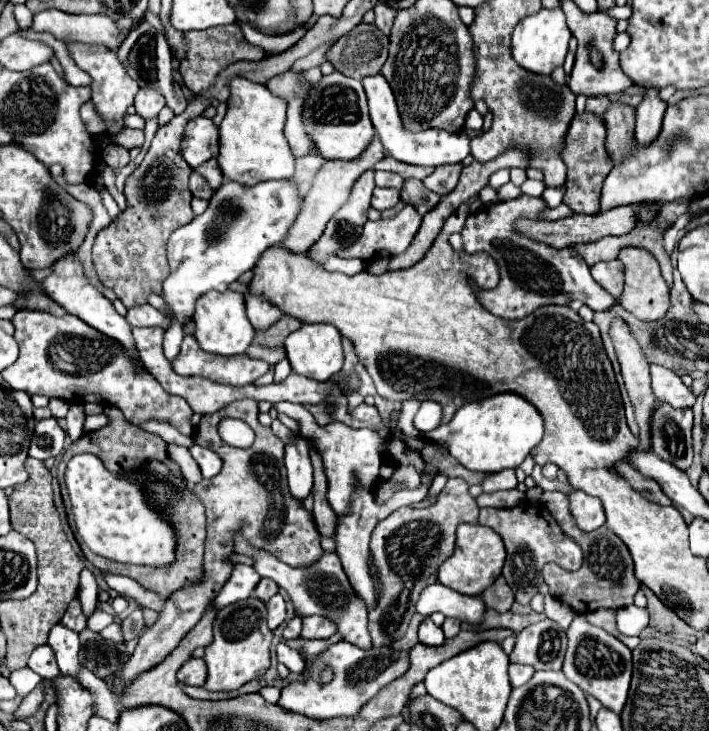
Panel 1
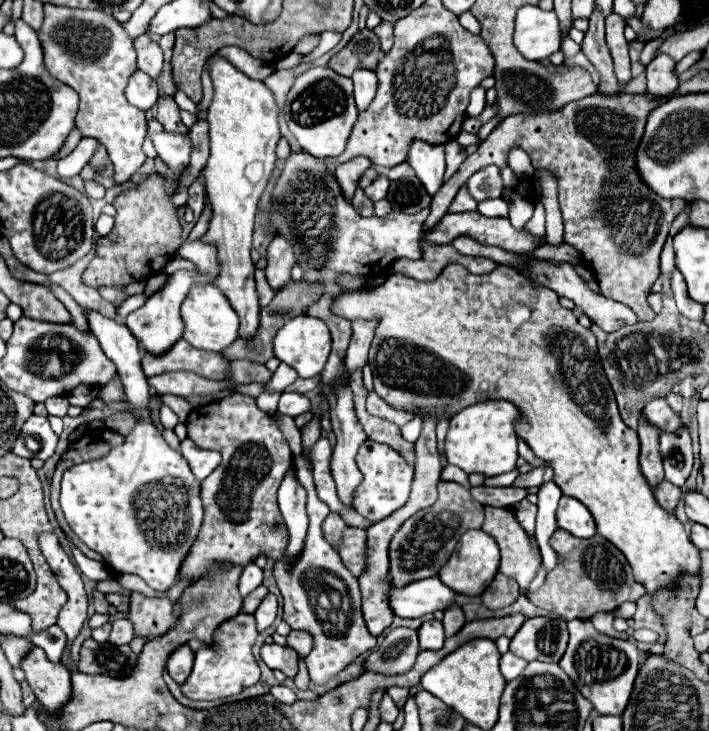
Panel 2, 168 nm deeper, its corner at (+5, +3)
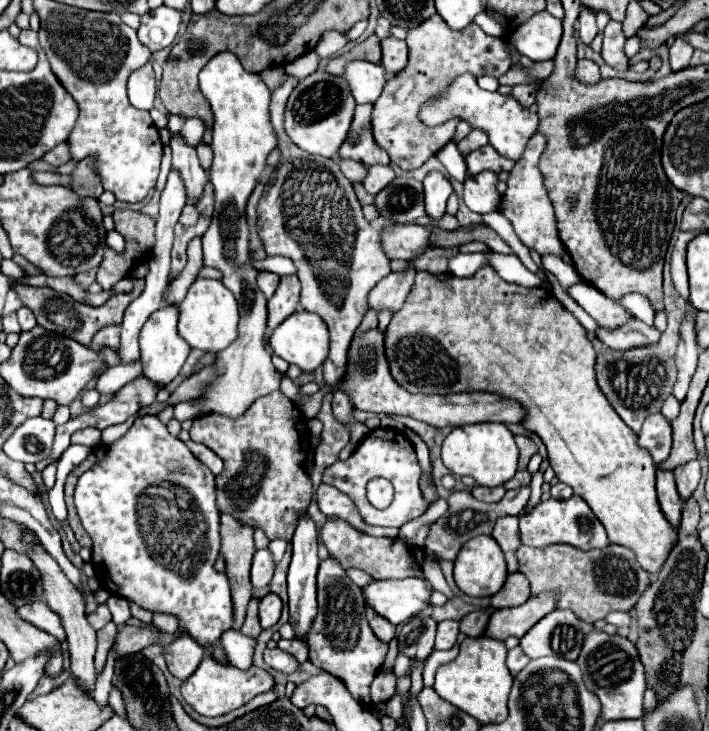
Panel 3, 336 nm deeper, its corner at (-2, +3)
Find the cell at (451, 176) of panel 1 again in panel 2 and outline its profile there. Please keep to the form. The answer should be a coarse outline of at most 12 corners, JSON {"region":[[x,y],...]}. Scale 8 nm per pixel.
{"region":[[456,140],[444,144],[448,180],[468,154]]}

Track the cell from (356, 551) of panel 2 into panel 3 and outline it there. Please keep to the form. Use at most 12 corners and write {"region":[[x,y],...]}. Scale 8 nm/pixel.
{"region":[[345,520],[321,530],[343,568],[377,580],[407,578],[409,548],[399,538],[375,538]]}

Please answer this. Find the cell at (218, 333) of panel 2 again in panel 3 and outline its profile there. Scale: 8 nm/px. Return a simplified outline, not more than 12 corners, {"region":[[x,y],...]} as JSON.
{"region":[[197,278],[179,304],[191,348],[225,350],[239,336],[237,300]]}

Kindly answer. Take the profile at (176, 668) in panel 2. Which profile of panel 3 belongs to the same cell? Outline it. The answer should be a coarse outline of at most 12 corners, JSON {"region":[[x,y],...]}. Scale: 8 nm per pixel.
{"region":[[179,636],[163,648],[169,672],[187,680],[205,650],[191,636]]}

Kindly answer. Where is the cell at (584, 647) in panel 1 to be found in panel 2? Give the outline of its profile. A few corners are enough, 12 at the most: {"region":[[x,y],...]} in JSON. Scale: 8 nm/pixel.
{"region":[[570,620],[560,668],[598,714],[622,714],[640,650]]}

